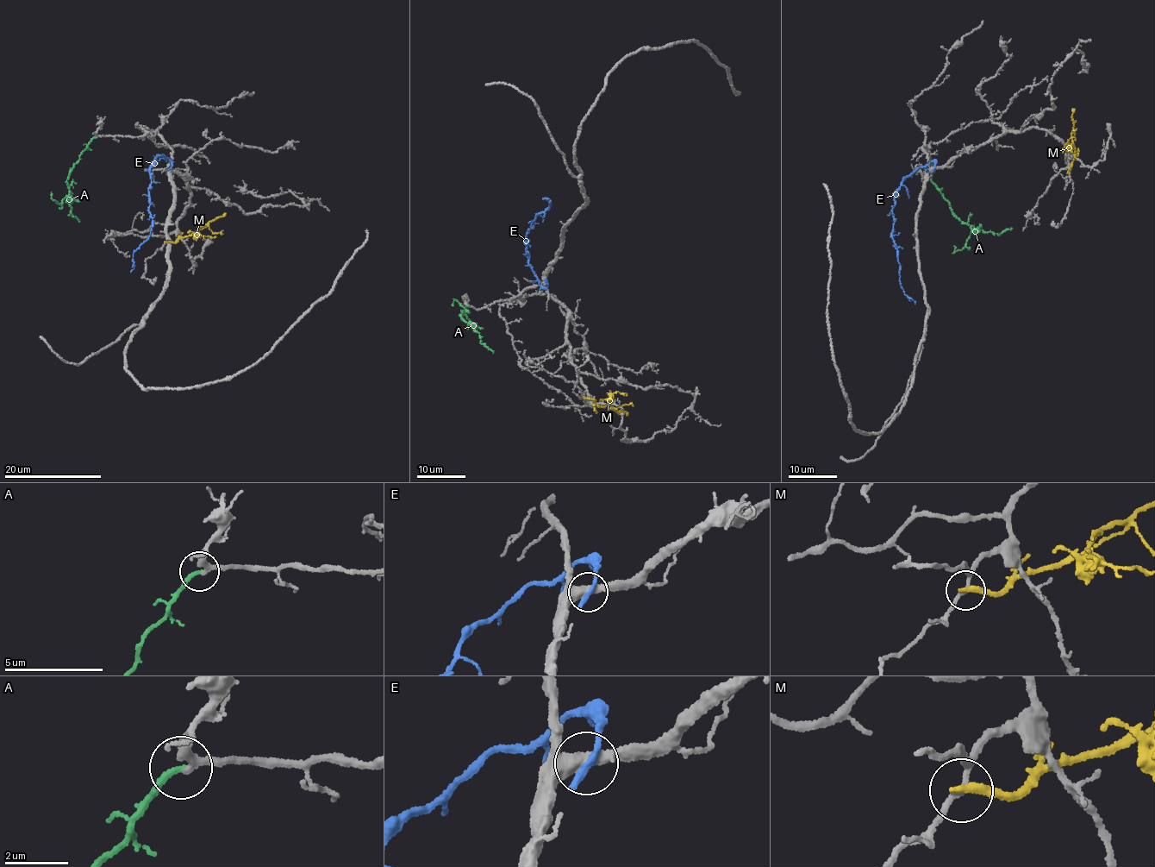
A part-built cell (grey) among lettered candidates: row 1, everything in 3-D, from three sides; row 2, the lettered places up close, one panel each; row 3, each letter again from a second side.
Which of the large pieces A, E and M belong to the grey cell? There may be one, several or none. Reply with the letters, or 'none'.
A

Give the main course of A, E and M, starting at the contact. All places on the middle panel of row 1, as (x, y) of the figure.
A: (467, 306), (460, 316), (462, 319), (471, 325), (473, 331), (479, 334), (481, 342), (493, 353)
E: (546, 282), (540, 285), (533, 273), (524, 239), (539, 213), (551, 204), (543, 198), (549, 202)
M: (585, 398), (627, 413)

